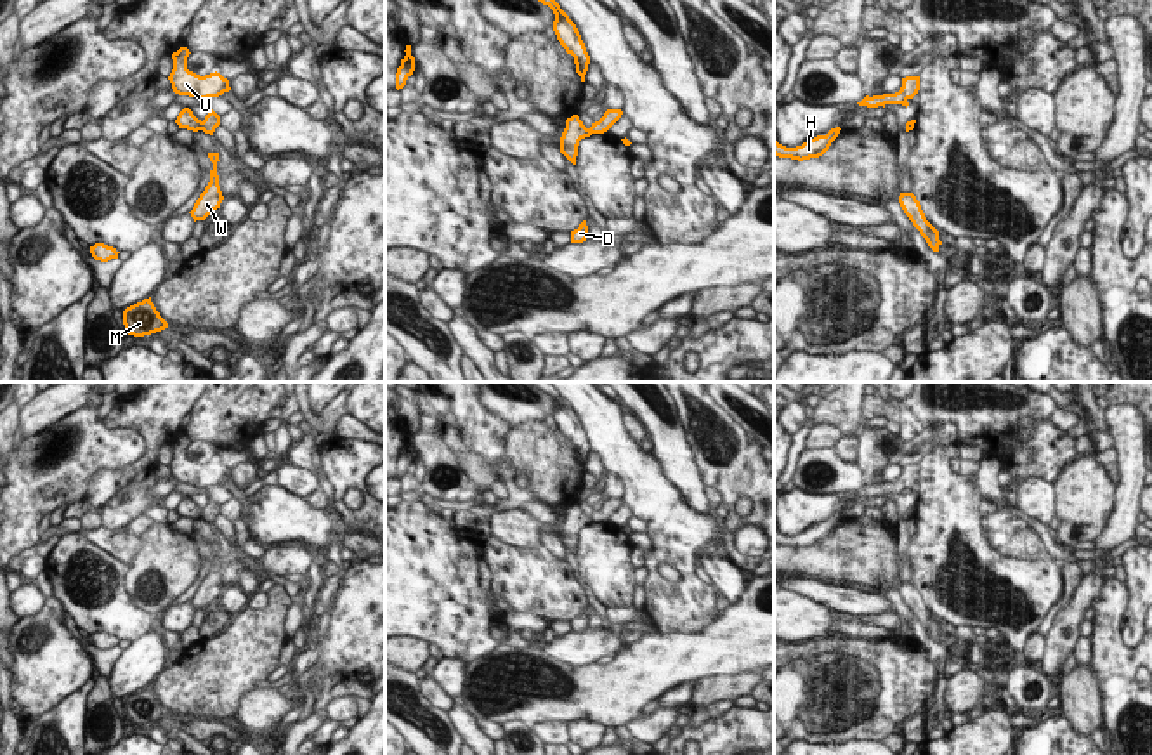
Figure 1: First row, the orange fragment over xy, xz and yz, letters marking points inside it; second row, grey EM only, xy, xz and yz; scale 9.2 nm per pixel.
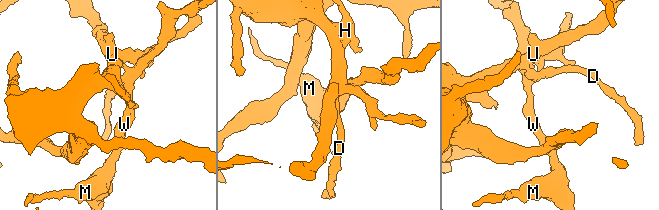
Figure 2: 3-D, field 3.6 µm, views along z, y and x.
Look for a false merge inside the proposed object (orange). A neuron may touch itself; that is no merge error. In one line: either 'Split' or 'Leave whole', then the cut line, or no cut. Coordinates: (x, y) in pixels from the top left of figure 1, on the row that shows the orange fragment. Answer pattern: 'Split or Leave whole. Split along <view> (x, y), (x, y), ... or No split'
Split. Split along xy (200, 122), (202, 129).

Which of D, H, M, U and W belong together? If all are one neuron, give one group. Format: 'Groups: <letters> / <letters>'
Groups: D H U / M W.

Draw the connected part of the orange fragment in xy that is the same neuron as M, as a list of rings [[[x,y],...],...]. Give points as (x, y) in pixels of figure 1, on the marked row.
[[[149,299],[137,302],[123,311],[125,332],[134,337],[144,337],[168,328]]]

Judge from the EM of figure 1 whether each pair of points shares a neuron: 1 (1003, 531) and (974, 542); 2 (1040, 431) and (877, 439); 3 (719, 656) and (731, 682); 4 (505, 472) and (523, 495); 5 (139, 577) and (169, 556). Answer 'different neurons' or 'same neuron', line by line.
1: different neurons
2: different neurons
3: different neurons
4: same neuron
5: same neuron

